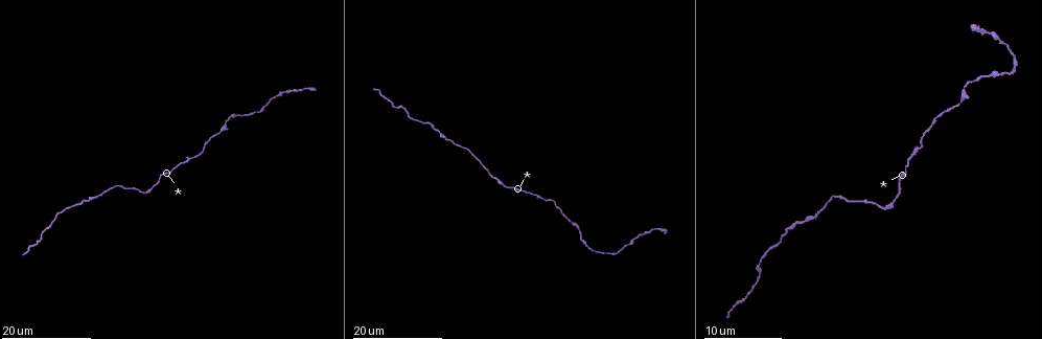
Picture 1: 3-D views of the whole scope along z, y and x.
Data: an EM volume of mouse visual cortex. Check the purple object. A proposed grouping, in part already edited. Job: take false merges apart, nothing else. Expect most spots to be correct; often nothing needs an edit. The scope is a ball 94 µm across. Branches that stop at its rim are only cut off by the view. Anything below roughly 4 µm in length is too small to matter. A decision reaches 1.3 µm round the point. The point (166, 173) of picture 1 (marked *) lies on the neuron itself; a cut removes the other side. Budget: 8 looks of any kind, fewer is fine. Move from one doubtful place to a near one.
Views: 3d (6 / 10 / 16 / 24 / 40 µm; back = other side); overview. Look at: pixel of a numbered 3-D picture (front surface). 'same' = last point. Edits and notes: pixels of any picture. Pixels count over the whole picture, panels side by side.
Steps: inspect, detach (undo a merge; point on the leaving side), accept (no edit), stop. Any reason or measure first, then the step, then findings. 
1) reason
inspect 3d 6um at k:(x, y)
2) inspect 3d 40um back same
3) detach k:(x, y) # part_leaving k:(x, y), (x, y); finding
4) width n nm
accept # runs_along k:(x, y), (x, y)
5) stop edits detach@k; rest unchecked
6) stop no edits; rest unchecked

thick turns thin
inspect 3d 16um at 1:(94, 197)

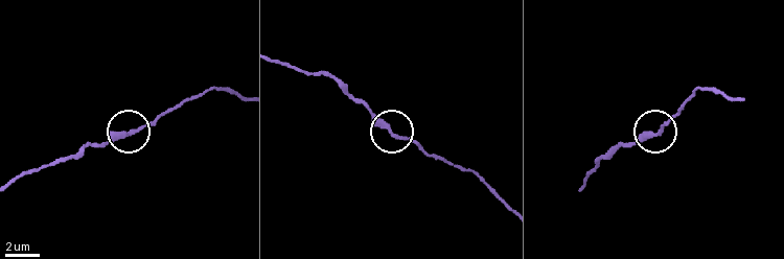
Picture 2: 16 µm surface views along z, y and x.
inspect 3d 10um at 2:(662, 132)

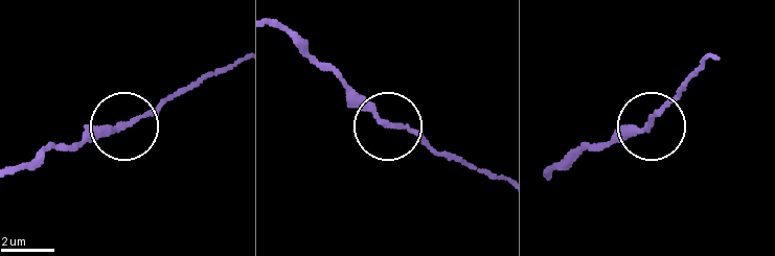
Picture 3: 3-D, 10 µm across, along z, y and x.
accept # runs_along 3:(233, 64), (133, 119), (98, 126), (67, 144); continuous, no second neuron

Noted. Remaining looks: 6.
calibre changes
inspect 3d 24um at 1:(397, 107)

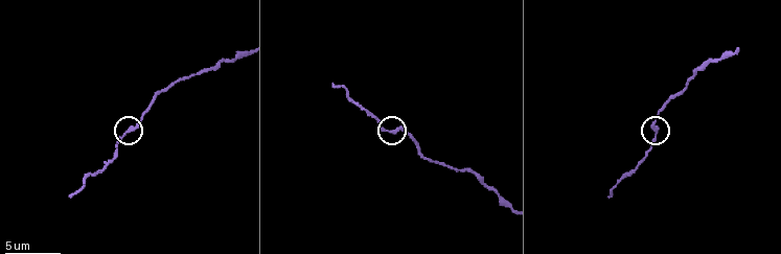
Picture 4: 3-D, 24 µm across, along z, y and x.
closer look
inspect 3d 10um at 4:(656, 135)

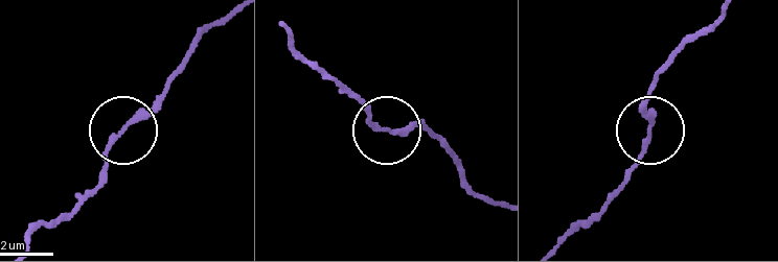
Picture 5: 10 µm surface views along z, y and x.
accept # runs_along 5:(219, 18), (165, 90), (118, 137), (103, 177), (87, 195); one neuron here

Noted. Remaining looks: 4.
calibre changes
inspect 3d 24um at 1:(143, 191)

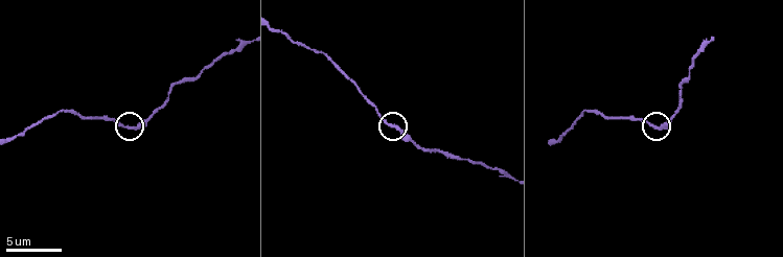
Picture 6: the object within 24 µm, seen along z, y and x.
inspect 3d 6um at 6:(656, 128)

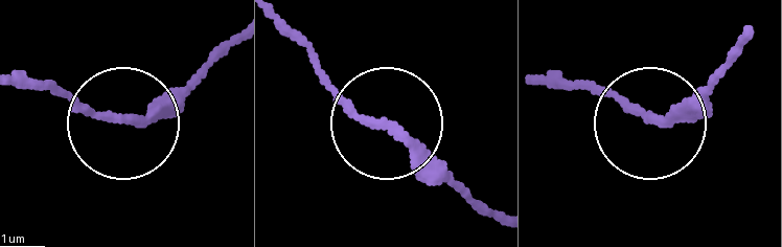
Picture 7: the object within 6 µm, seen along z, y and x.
accept # runs_along 7:(235, 36), (168, 96), (123, 118), (25, 77); all the same neuron

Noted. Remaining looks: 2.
three arms meet
inspect 3d 16um at 1:(225, 124)

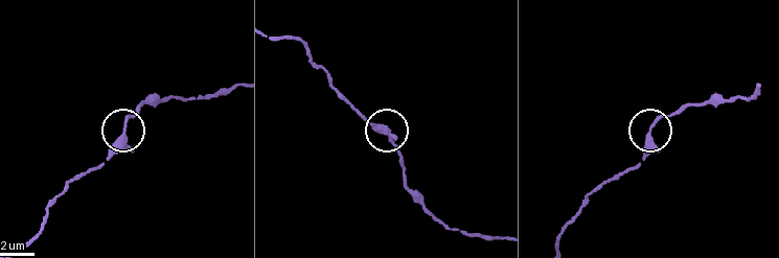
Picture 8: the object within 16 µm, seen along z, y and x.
inspect 3d 10um at 8:(122, 132)

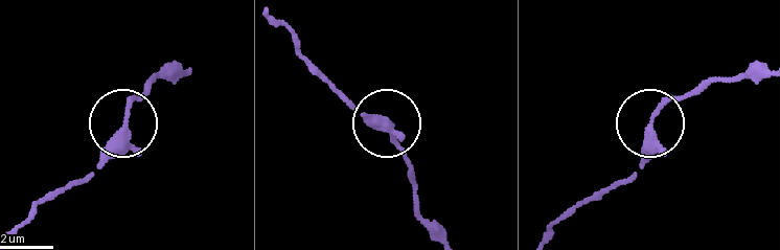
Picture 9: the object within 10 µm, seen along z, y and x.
width 250 nm
accept # one neuron here

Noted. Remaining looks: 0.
stop no edits; rest unchecked

